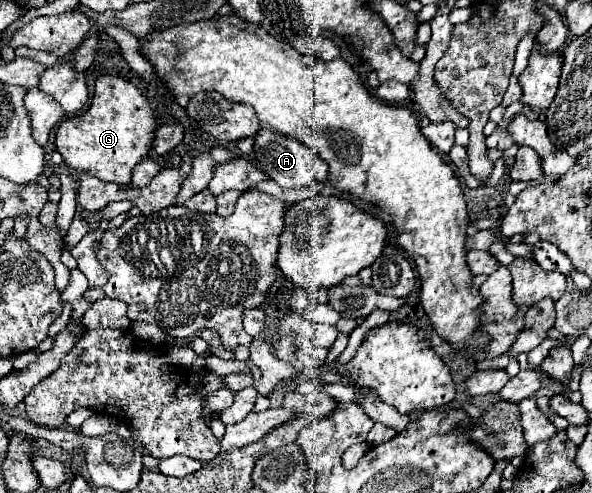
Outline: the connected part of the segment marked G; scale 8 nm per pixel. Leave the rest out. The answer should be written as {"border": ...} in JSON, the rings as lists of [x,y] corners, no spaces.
{"border":[[[100,76],[90,108],[60,122],[56,130],[56,150],[78,174],[88,172],[104,182],[128,184],[134,164],[144,160],[152,148],[154,130],[156,118],[142,92],[122,78]]]}

